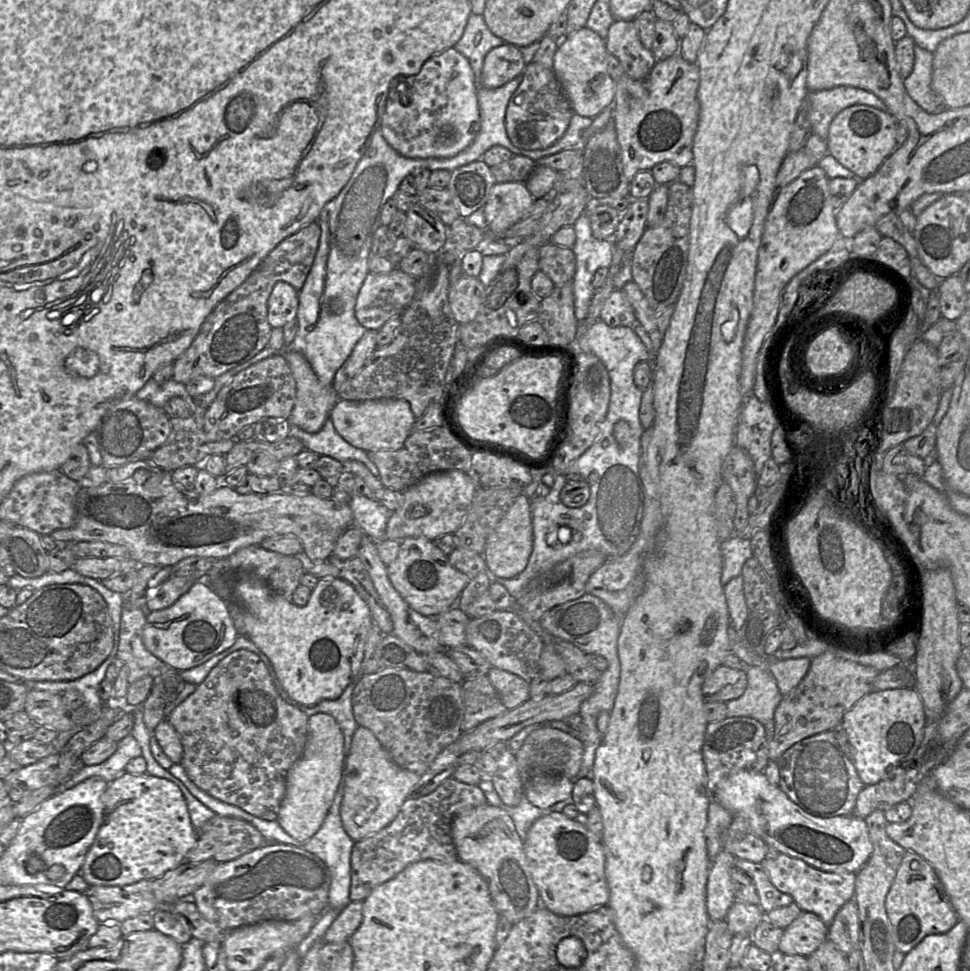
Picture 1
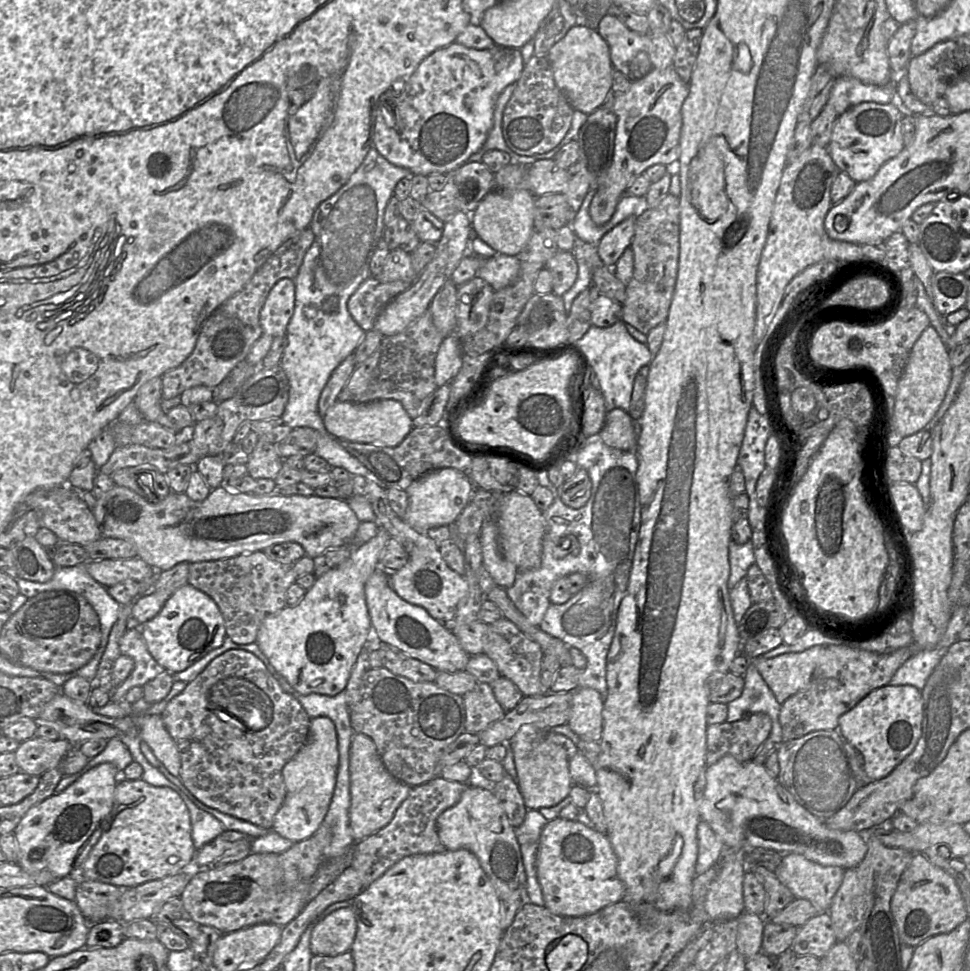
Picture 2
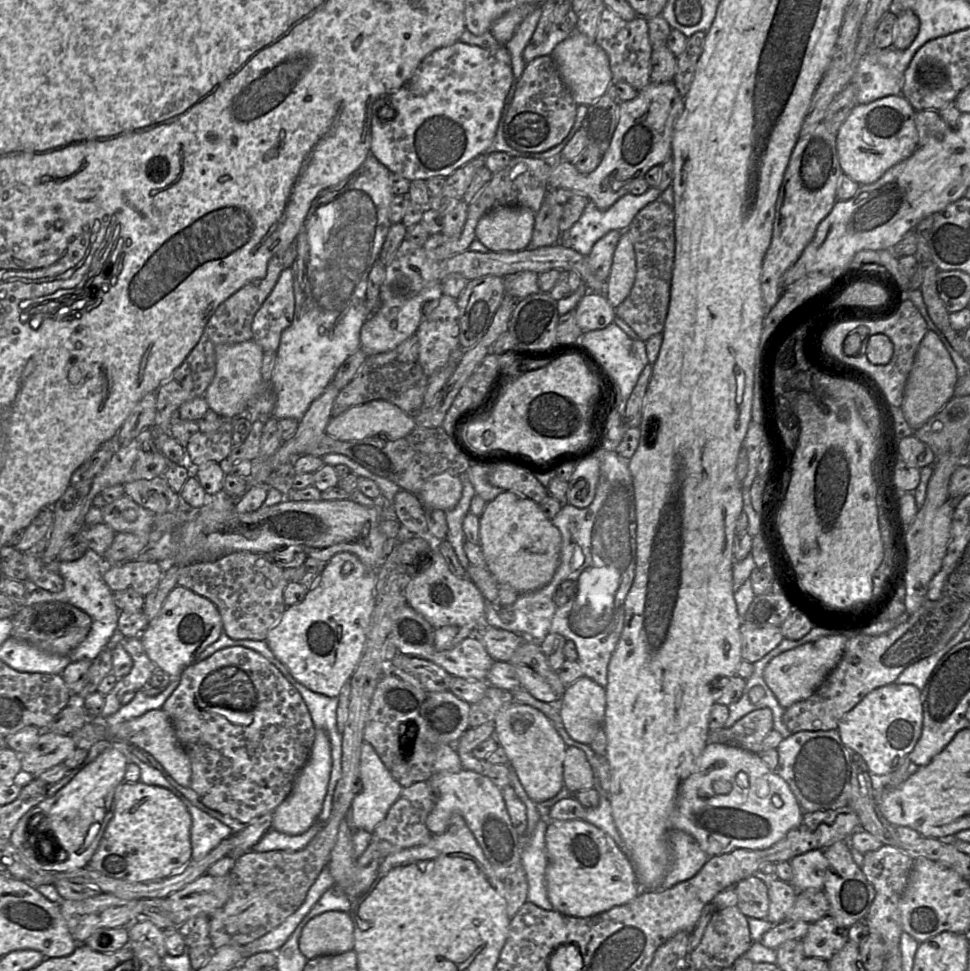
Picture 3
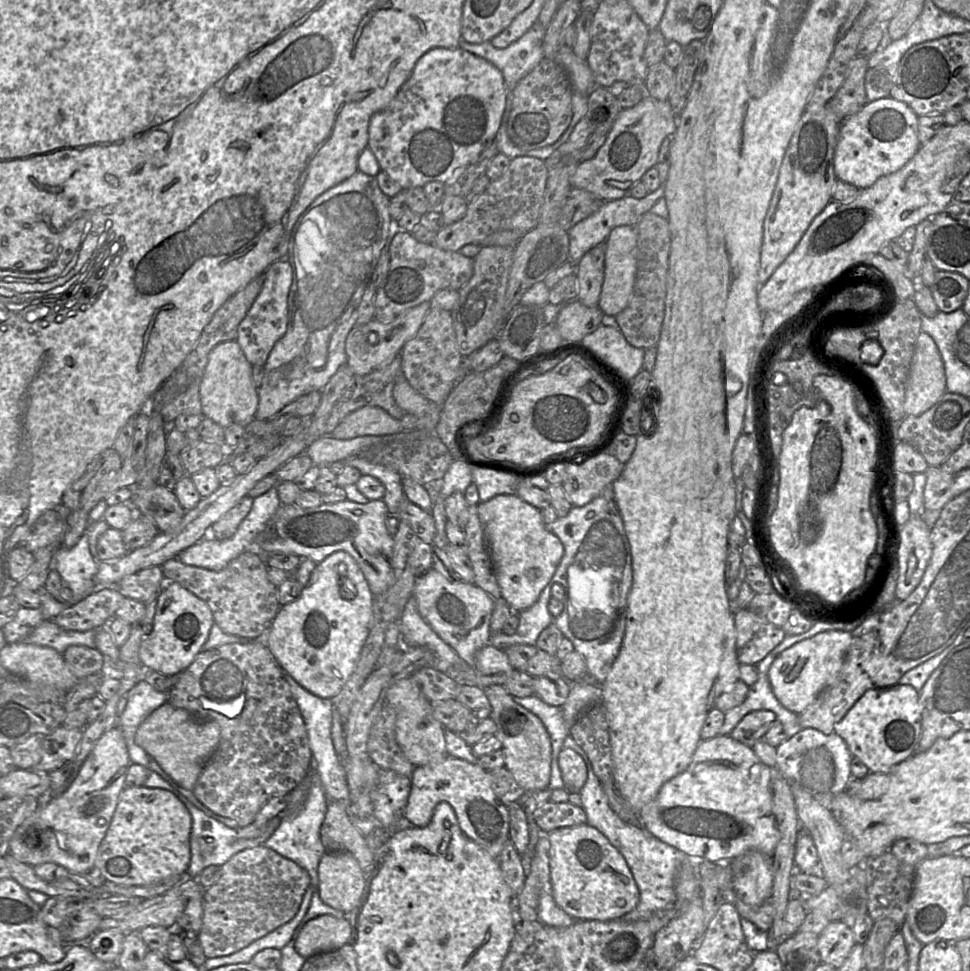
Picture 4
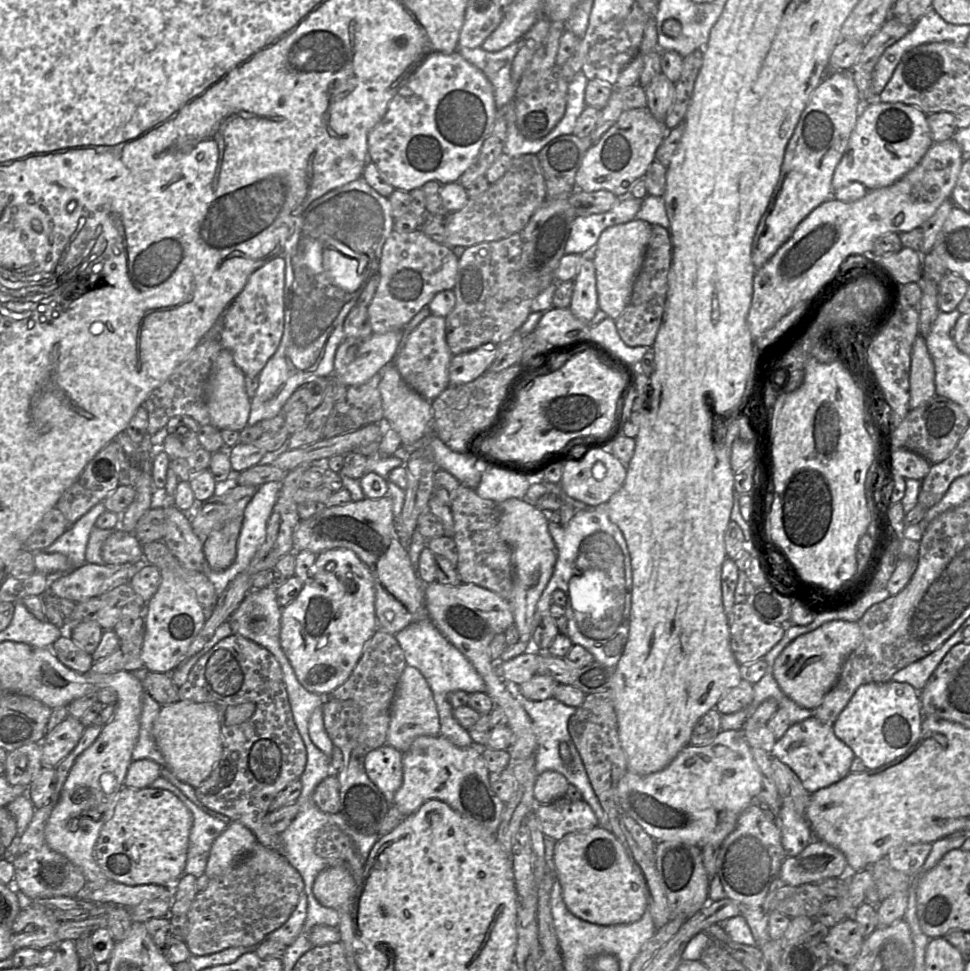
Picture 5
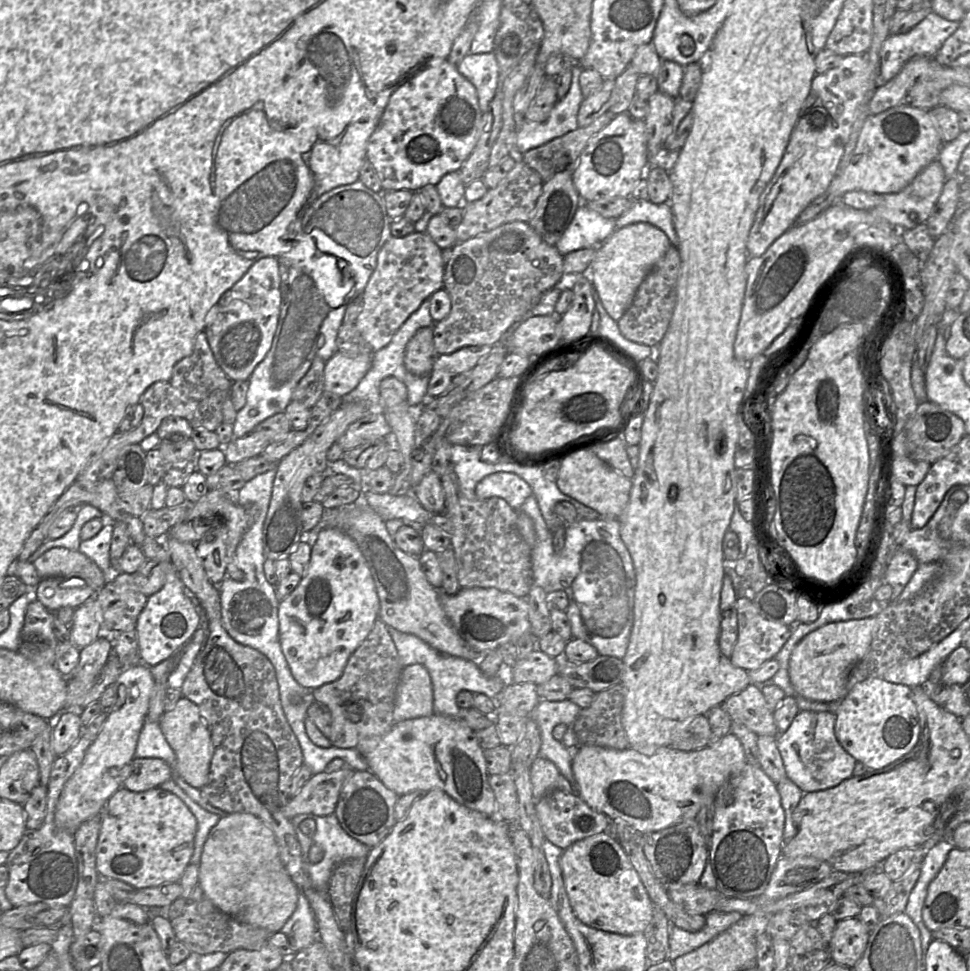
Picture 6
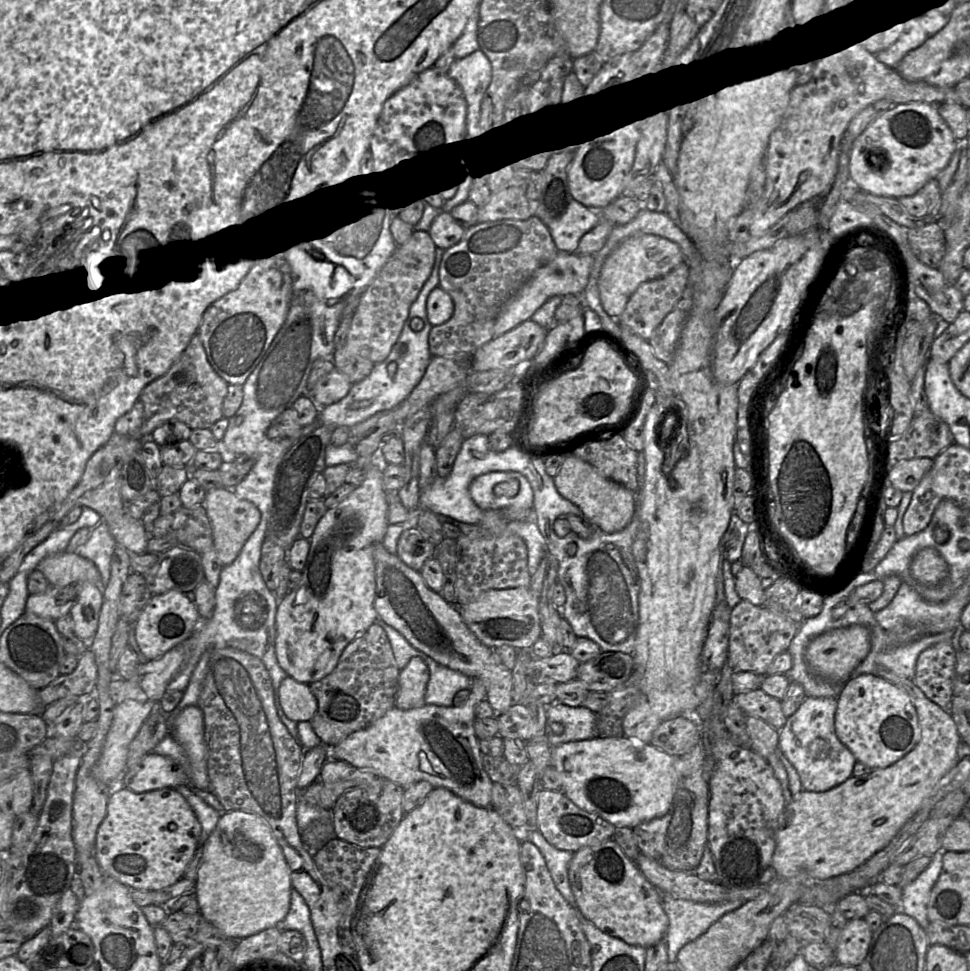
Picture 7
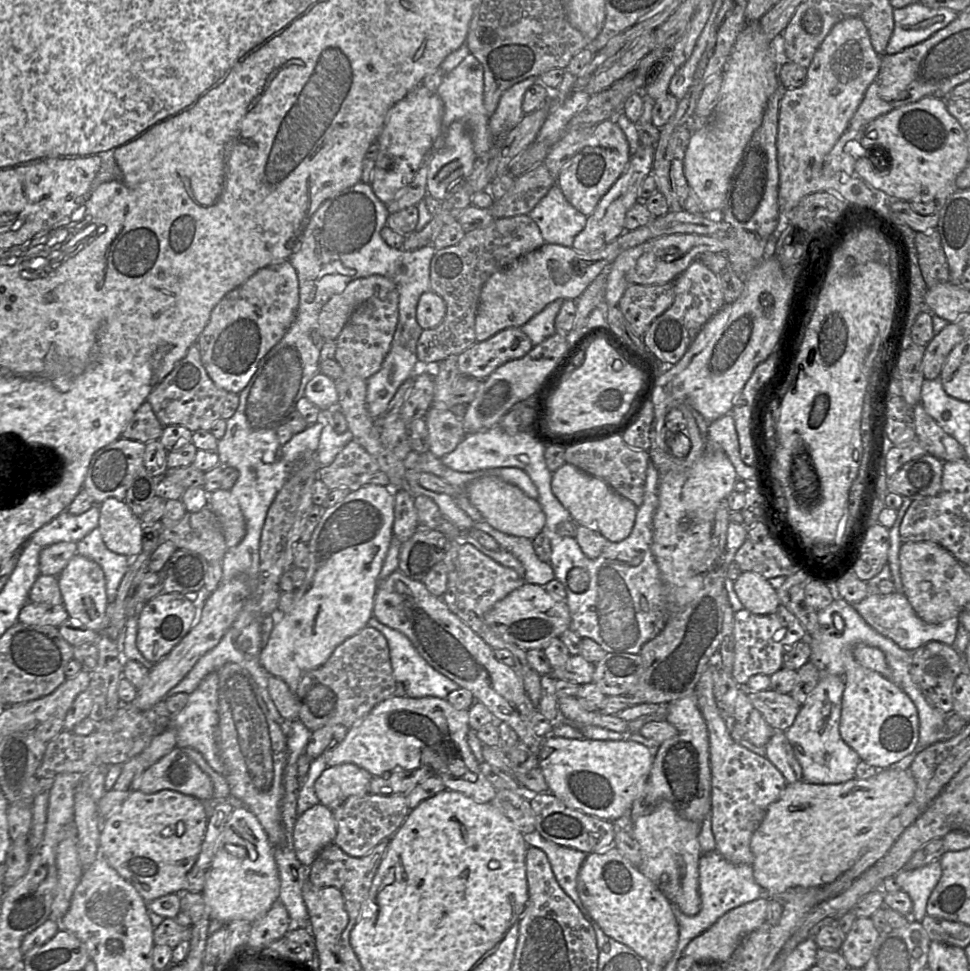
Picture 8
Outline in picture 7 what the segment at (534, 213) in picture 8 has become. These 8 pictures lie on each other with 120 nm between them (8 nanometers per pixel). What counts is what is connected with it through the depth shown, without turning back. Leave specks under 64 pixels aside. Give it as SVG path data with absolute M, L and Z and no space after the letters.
M571 198L566 211L555 221L545 224L558 251L573 253L581 237L600 221L600 211L592 210Z

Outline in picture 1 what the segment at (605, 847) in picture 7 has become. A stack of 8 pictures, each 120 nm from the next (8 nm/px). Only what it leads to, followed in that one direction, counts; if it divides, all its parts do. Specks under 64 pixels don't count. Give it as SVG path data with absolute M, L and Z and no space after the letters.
M552 812L534 821L523 844L530 875L539 891L539 898L548 911L559 916L571 917L607 906L609 888L605 874L604 847L601 842L594 839L587 827L582 826L575 819L568 818L562 812Z

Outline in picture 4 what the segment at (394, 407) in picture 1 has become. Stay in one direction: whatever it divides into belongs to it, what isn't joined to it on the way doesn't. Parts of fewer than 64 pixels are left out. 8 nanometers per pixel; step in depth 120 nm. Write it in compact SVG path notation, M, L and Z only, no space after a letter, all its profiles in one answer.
M364 406L349 413L333 430L336 439L366 435L392 435L403 432L401 421L378 406Z

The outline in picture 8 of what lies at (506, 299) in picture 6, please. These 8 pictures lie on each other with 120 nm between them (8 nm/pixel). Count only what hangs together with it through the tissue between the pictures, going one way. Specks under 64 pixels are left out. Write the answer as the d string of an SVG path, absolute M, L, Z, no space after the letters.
M529 215L495 219L486 227L471 230L456 245L436 250L430 264L430 288L446 303L443 321L435 328L423 329L417 342L417 357L420 366L434 366L449 356L458 356L474 345L475 318L483 285L491 275L510 266L518 258L532 252L545 243L540 229Z

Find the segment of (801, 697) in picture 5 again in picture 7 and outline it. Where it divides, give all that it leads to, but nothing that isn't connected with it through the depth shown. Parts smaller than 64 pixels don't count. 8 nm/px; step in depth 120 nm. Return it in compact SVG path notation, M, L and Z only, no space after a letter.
M853 624L829 630L814 637L806 648L806 661L810 670L816 675L833 682L846 683L870 649L870 630L863 625Z

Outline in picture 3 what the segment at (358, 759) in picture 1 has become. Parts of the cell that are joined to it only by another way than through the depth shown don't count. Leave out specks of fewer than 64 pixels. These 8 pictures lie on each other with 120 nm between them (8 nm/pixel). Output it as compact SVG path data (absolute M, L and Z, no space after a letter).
M362 743L359 766L359 792L351 803L351 825L355 830L365 830L372 833L376 826L384 820L389 809L400 796L403 787L391 776L380 760L373 746Z

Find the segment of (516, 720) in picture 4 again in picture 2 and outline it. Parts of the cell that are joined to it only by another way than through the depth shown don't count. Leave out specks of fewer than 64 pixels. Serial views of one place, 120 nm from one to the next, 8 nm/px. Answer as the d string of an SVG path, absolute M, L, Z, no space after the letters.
M526 724L521 726L507 744L513 751L517 784L528 809L539 810L557 805L569 795L573 785L566 751L548 740L547 731Z

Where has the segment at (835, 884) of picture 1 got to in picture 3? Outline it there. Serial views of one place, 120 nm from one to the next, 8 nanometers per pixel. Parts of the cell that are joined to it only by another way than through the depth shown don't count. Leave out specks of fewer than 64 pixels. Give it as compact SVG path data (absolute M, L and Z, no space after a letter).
M821 849L810 850L789 861L793 878L790 884L798 891L822 890L828 861Z

